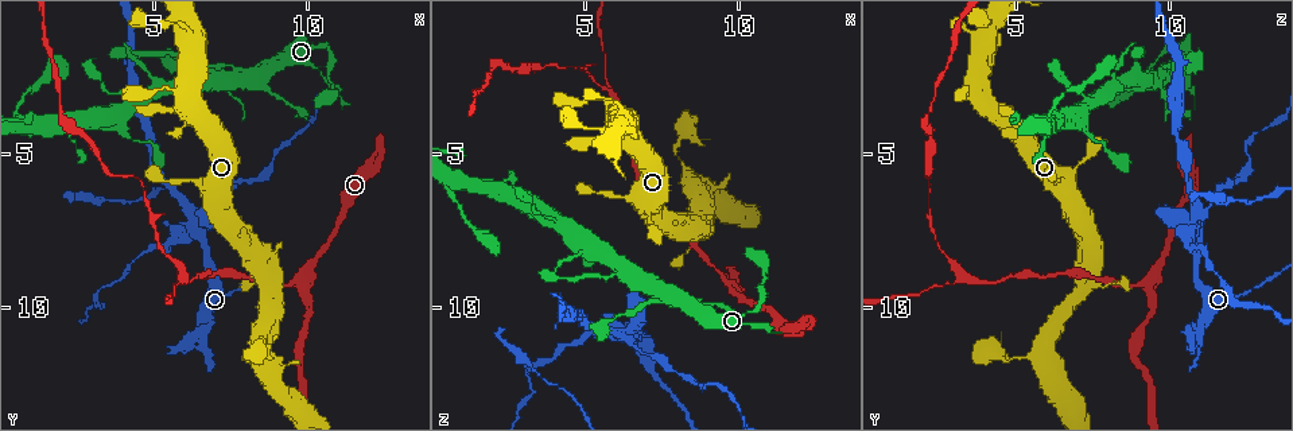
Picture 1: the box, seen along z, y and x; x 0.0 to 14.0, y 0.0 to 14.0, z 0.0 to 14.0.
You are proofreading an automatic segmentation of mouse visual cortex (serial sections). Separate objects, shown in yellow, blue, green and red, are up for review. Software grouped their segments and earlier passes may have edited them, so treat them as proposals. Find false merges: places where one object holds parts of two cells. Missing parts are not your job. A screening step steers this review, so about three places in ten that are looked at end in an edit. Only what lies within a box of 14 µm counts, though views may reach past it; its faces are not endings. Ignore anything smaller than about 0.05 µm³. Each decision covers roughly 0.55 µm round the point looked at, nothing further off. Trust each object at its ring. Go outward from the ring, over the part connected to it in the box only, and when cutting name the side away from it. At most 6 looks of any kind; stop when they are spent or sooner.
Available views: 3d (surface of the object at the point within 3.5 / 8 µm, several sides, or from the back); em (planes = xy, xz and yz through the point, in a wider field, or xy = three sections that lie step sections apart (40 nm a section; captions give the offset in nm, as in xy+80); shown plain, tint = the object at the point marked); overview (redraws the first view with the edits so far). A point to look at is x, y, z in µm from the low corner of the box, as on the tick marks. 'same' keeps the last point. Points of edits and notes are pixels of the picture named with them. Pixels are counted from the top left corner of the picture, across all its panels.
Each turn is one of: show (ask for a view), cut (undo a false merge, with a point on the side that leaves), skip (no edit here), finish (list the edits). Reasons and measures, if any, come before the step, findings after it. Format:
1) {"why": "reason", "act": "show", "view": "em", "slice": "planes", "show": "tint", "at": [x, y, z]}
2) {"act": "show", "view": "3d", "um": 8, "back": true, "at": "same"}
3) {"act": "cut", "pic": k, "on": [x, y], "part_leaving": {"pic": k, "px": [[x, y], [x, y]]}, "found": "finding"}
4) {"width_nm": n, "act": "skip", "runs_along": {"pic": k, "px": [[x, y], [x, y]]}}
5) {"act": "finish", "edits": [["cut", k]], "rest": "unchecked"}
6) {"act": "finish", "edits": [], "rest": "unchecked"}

{"why": "sudden change in width", "act": "show", "view": "3d", "um": 3.5, "at": [6.6, 10.9, 10.8]}

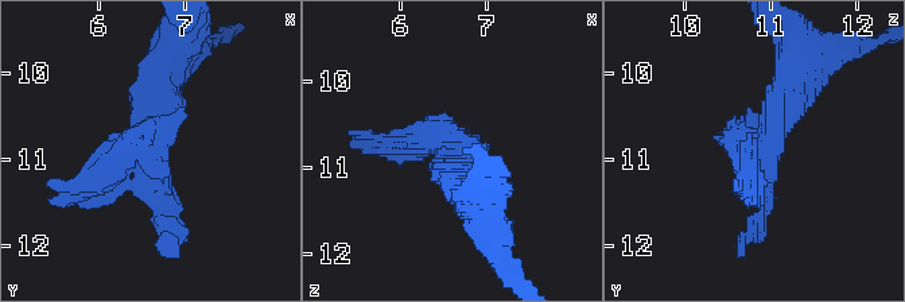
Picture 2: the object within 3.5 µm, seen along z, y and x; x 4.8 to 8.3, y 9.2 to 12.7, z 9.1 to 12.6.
{"why": "now the EM", "act": "show", "view": "em", "slice": "xy", "step": 2, "show": "tint", "at": [6.60, 10.90, 10.90]}

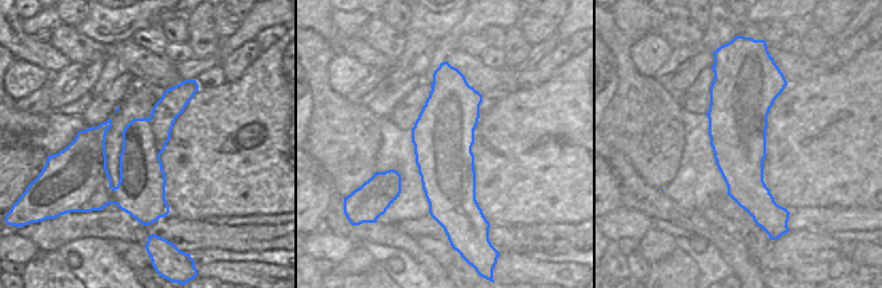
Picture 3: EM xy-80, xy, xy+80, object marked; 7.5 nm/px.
{"width_nm": 460, "act": "cut", "pic": 2, "on": [88, 167], "part_leaving": {"pic": 2, "px": [[138, 148], [84, 189], [47, 181]]}, "found": "a second cell is stuck on"}

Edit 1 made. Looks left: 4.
{"act": "show", "view": "overview"}

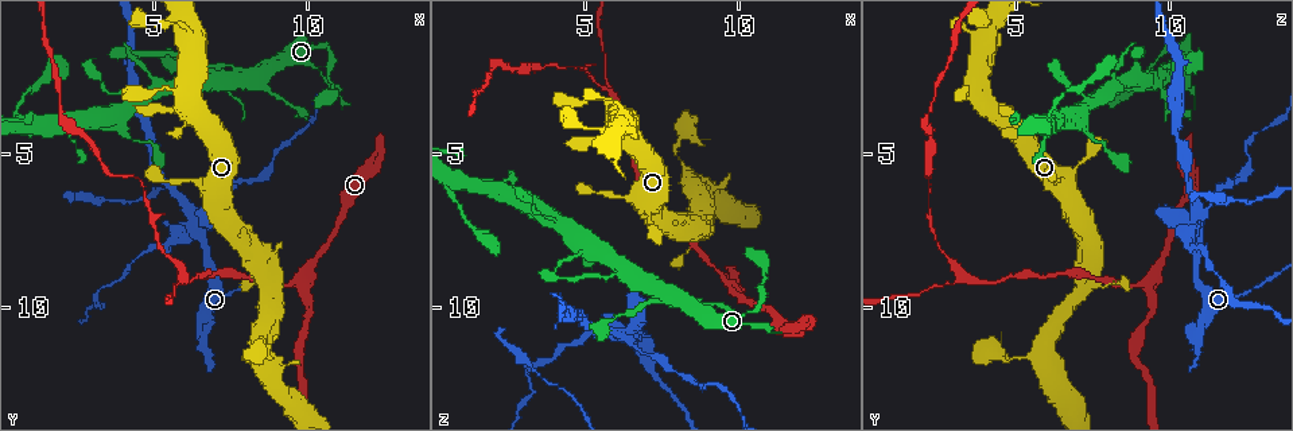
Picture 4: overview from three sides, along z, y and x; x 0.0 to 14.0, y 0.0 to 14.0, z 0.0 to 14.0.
{"why": "three-way junction", "act": "show", "view": "3d", "um": 3.5, "at": [9.8, 8.8, 9.5]}

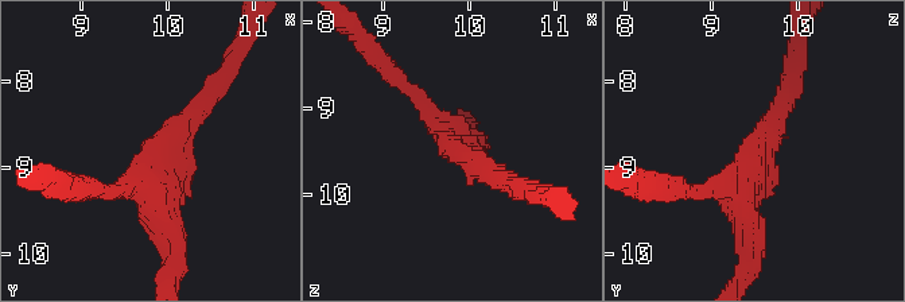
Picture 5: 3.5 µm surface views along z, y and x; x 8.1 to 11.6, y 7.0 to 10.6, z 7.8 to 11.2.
{"act": "show", "view": "em", "slice": "xy", "step": 1, "show": "tint", "at": [9.80, 8.90, 9.50]}

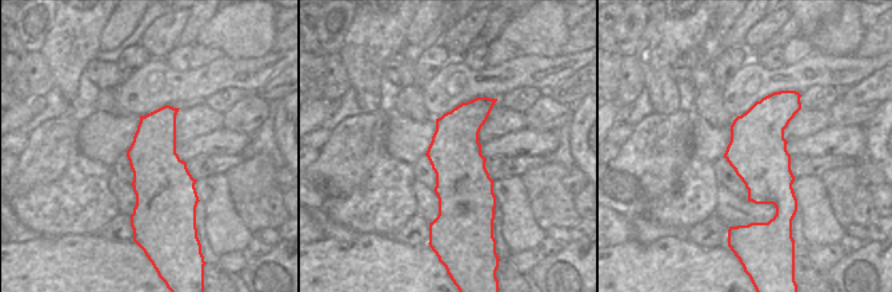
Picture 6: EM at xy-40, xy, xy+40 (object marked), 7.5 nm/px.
{"act": "skip", "runs_along": {"pic": 5, "px": [[512, 182], [449, 143], [404, 85]]}, "found": "one cell here"}

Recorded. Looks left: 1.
{"act": "finish", "edits": [["cut", 2]], "rest": "unchecked"}

